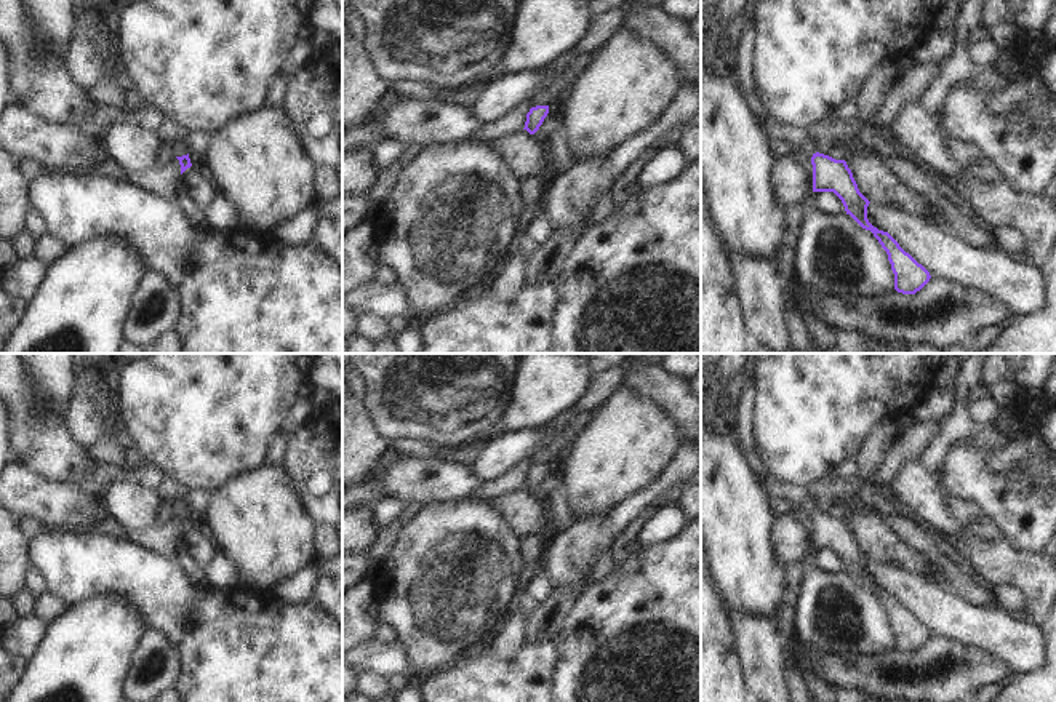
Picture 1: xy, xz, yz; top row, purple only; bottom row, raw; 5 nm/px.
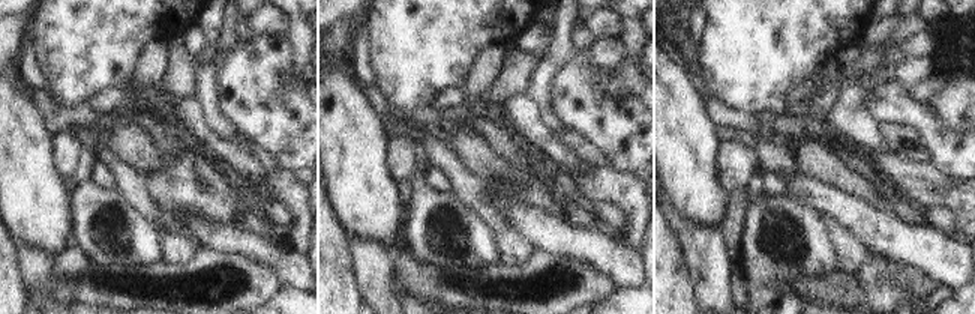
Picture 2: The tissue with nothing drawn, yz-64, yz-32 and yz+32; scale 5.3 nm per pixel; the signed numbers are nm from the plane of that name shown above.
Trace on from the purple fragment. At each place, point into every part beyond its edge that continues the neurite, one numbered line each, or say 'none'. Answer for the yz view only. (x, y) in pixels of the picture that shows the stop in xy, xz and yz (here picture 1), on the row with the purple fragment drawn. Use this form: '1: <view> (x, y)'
1: yz (799, 138)

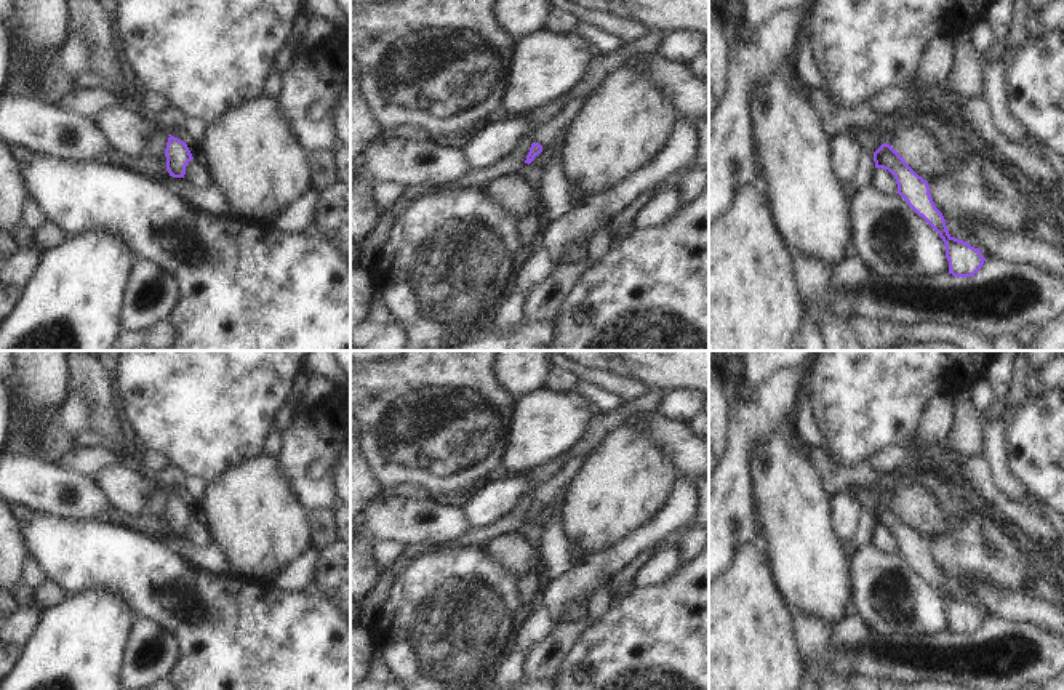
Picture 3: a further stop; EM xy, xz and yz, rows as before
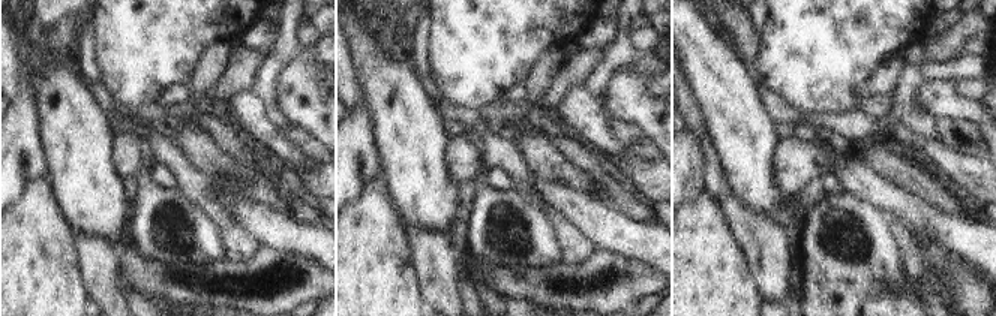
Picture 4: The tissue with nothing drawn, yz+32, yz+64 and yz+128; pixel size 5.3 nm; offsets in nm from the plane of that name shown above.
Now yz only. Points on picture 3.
none

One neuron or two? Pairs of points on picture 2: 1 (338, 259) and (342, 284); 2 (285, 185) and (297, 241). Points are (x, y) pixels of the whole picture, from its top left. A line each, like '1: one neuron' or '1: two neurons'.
1: one neuron
2: one neuron

